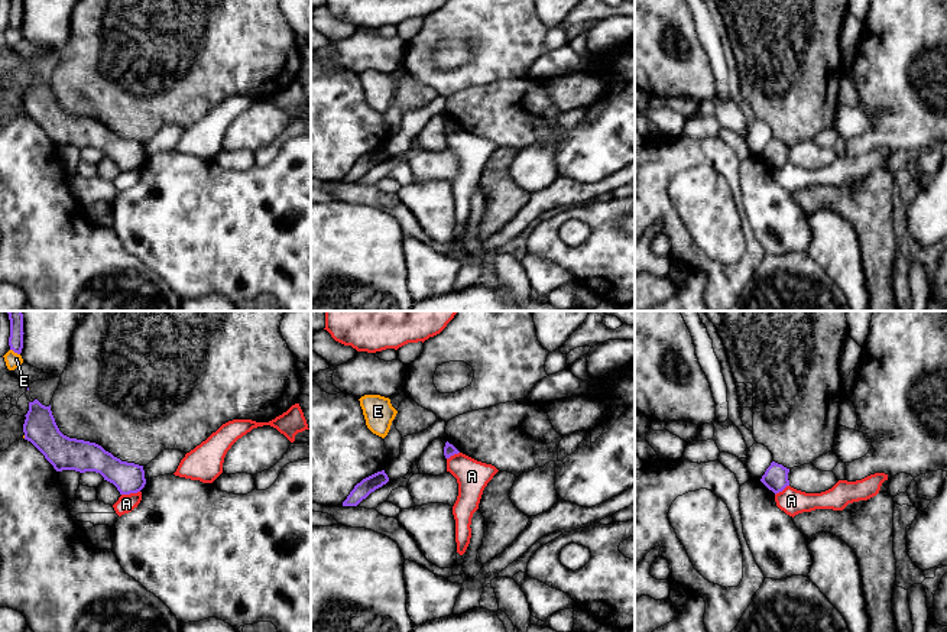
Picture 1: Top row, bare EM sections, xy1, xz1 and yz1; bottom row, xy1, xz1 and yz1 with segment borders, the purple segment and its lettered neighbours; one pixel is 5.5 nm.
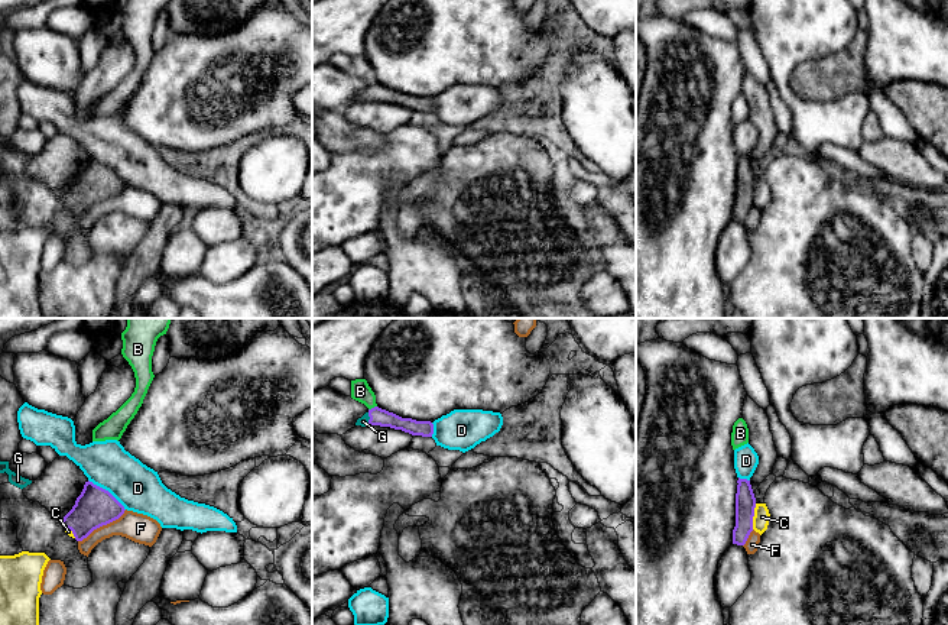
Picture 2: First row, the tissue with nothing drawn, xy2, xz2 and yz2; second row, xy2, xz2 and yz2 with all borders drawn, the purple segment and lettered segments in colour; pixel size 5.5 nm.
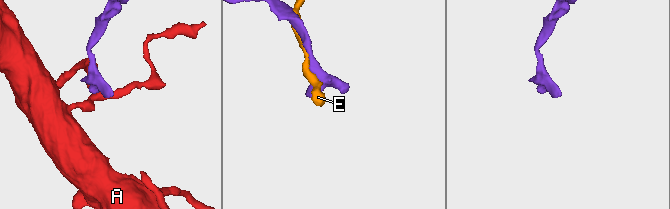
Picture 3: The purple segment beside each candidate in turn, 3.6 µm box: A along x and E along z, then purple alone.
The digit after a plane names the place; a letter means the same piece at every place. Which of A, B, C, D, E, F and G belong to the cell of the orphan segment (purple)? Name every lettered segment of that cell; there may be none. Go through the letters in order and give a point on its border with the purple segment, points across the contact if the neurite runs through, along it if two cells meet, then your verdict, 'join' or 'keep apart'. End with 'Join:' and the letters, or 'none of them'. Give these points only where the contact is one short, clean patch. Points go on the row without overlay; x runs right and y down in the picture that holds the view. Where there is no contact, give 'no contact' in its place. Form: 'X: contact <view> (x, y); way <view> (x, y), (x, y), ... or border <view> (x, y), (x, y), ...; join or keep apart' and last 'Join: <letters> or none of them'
A: contact xy1 (130, 168); border xy1 (139, 167), (122, 171); keep apart
B: contact xz2 (372, 84); border xz2 (376, 81), (369, 86); keep apart
C: contact yz2 (753, 191); border yz2 (756, 180), (752, 204); keep apart
D: contact xy2 (107, 167); join
E: contact xy1 (15, 28); keep apart
F: contact xy2 (101, 201); keep apart
G: contact xz2 (370, 94); keep apart
Join: D

